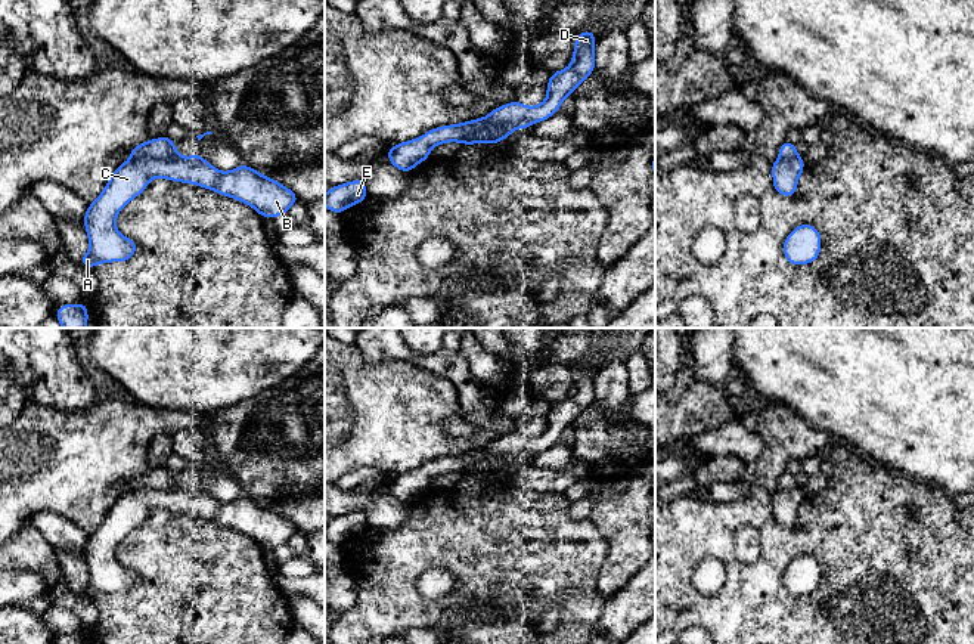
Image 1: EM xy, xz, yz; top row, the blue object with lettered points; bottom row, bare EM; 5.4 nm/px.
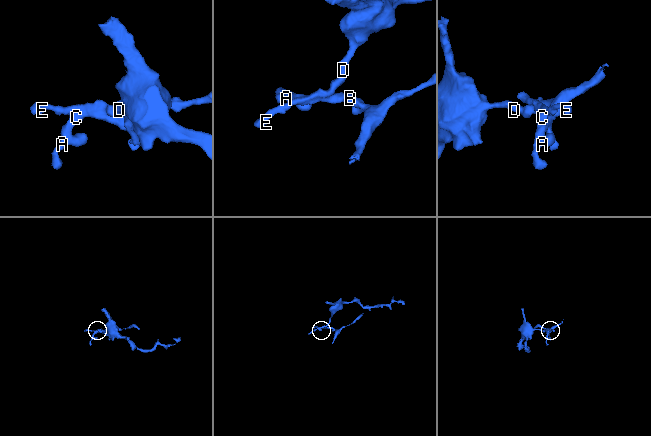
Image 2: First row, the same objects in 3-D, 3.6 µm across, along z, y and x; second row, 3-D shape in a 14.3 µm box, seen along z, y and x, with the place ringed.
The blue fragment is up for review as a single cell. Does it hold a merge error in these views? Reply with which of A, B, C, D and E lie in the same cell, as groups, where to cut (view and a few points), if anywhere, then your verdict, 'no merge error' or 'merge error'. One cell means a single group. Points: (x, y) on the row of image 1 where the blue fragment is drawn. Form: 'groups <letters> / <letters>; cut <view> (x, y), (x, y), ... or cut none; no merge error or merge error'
groups A B C / D E; cut xz (484, 118), (489, 123), (532, 123); merge error

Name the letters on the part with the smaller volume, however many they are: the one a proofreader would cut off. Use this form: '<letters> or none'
A, B, C

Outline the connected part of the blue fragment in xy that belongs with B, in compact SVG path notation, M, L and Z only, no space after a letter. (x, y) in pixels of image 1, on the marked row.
M201 158L130 160L114 171L100 196L87 207L83 222L89 233L90 251L80 258L83 266L91 269L99 263L127 261L137 251L136 242L122 236L114 222L120 210L139 196L153 177L195 183L215 191L251 205L263 217L274 219L288 213L291 205L301 199L283 185L245 164L223 173Z

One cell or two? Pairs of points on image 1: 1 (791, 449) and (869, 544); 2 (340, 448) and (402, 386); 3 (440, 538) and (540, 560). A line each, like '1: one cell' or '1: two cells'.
1: two cells
2: one cell
3: one cell

